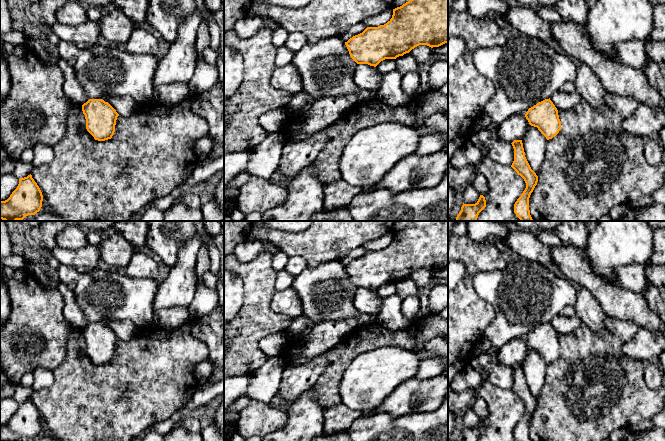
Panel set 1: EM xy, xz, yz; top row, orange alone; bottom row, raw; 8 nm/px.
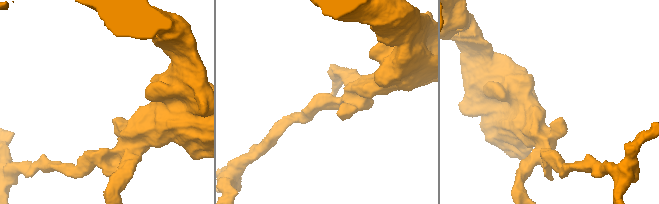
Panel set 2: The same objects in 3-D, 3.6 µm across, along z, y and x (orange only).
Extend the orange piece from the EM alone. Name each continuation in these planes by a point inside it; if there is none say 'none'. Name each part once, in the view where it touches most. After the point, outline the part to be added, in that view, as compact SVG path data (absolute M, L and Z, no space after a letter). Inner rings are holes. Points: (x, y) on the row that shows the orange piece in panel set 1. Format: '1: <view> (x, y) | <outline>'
none

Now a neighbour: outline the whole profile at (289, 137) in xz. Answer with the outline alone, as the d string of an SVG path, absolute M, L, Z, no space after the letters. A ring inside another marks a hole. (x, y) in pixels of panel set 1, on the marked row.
M288 113L288 119L286 121L285 126L283 127L283 130L281 131L281 133L284 136L284 145L291 143L291 142L304 140L310 136L309 134L301 133L301 132L292 133L286 129L291 124L293 124L295 122L299 122L300 117L301 117L300 115L292 116Z

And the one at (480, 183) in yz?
M476 172L471 183L480 195L484 196L487 193L488 181L482 173Z

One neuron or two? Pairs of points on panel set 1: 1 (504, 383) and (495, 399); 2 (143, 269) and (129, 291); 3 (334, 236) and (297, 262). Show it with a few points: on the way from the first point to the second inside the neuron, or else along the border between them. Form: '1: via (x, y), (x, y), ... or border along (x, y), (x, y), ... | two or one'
1: border along (486, 379), (491, 383), (510, 390) | two
2: border along (122, 271), (130, 277), (156, 279) | two
3: border along (289, 256), (301, 256), (308, 266) | two

